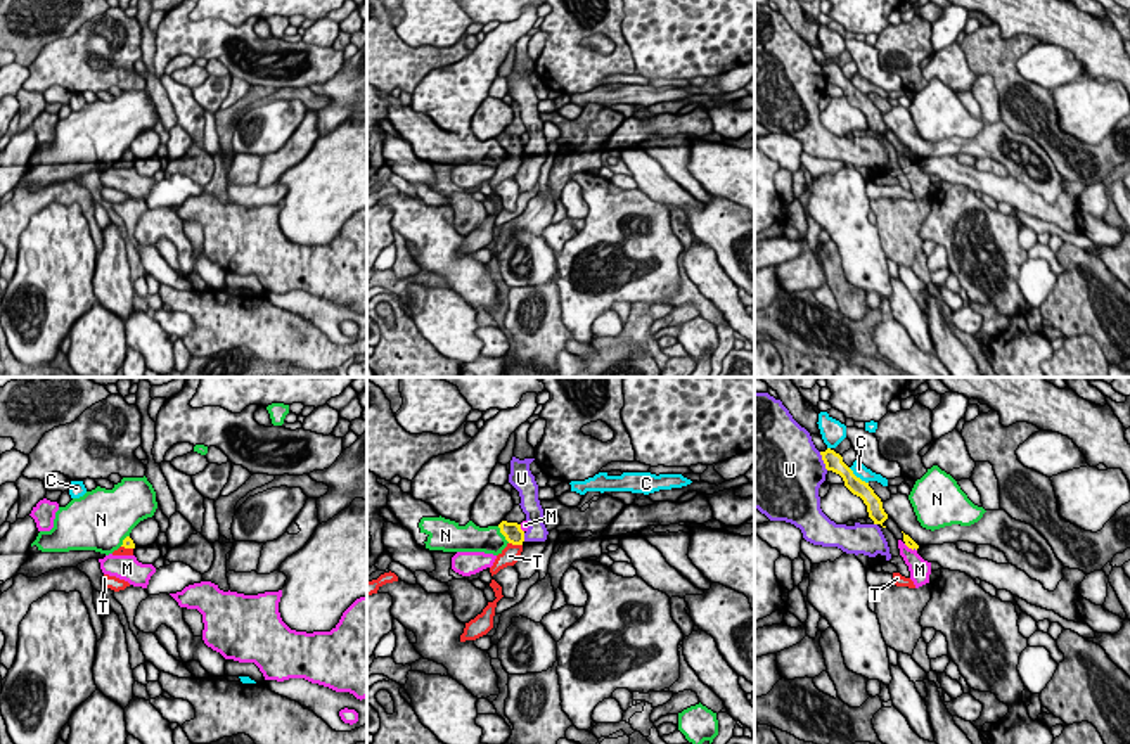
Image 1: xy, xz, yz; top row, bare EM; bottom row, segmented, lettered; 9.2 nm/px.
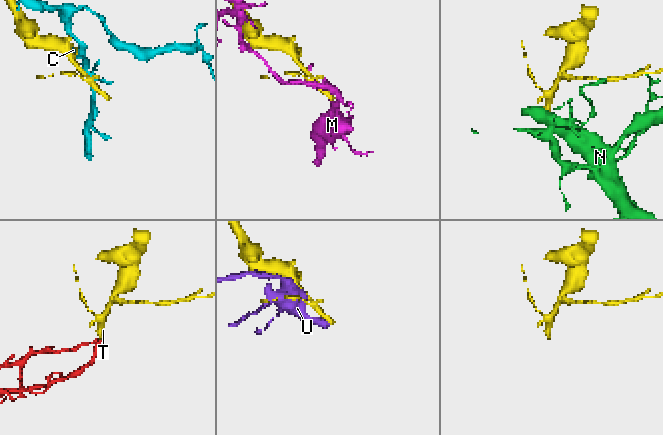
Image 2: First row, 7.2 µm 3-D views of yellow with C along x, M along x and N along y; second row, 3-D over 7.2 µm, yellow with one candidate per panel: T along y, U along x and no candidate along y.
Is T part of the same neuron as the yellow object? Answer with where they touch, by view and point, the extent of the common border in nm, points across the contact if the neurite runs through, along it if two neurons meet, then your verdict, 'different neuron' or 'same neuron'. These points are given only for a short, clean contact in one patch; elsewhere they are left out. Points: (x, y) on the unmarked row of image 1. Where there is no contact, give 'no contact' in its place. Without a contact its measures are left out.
meets yellow in xz at (516, 156); contact 130 nm long; runs through xz (513, 144), (516, 156), (509, 168); same neuron

